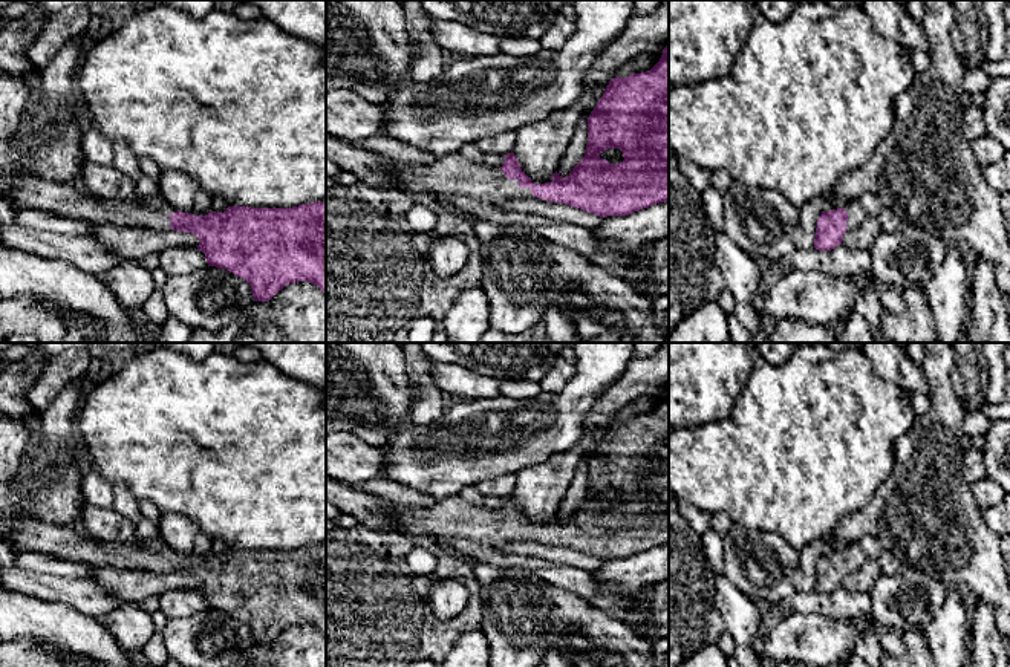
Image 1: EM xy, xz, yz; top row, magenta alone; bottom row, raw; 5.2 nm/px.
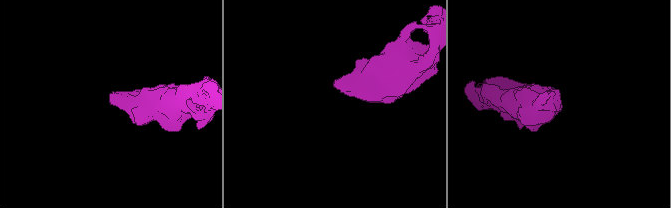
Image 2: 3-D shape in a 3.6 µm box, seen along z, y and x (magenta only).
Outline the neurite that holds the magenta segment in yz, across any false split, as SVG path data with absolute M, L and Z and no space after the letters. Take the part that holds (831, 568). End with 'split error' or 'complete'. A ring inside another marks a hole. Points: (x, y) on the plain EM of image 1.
M855 542L843 551L822 554L817 561L814 591L819 594L831 594L842 587L842 580L846 572L854 572L863 566L866 555Z | split error

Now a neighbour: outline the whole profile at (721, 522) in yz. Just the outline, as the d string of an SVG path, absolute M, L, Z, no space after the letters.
M727 512L712 514L712 529L724 537L731 528L733 522Z

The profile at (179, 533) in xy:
M161 514L159 538L174 552L190 557L211 555L213 540L185 516Z

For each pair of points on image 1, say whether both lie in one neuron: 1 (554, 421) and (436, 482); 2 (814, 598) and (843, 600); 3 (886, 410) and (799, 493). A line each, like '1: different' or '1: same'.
1: same
2: same
3: same

